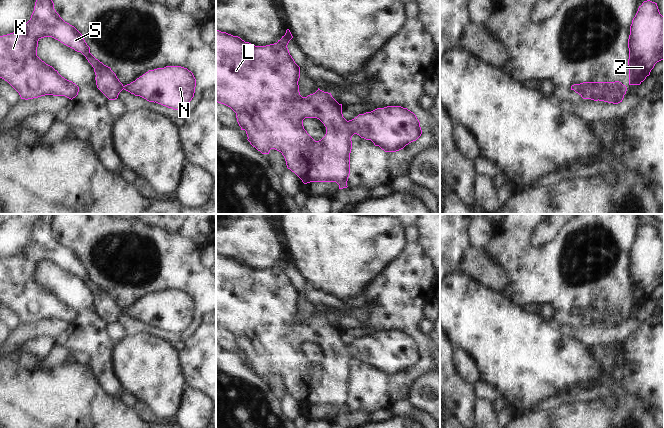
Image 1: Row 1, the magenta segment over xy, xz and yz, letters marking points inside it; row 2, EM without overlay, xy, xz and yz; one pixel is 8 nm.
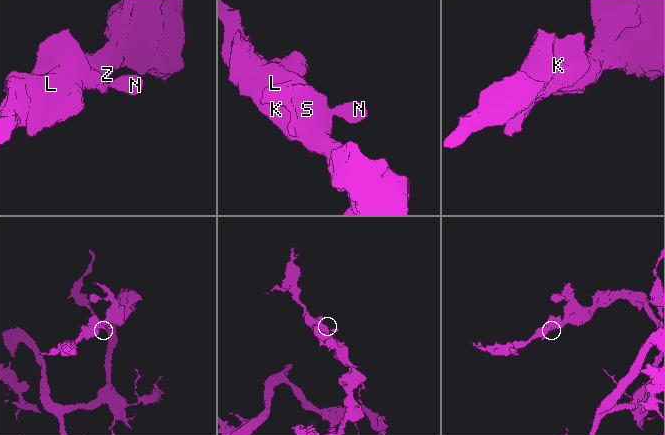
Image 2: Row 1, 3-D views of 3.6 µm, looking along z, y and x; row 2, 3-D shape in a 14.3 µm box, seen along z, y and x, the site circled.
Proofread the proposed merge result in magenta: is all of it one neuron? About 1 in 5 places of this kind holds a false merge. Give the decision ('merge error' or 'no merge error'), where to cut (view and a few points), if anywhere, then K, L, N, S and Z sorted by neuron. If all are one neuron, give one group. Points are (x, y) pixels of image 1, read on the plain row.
no merge error; no cut; K L N S Z

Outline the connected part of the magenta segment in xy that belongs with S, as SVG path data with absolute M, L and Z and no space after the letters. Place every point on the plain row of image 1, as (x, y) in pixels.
M42 217L36 224L30 244L18 255L0 260L0 302L7 305L20 319L21 323L33 323L45 319L65 320L73 323L78 319L79 311L62 301L57 294L37 280L38 265L52 261L64 269L81 276L92 289L97 312L109 323L115 324L124 313L149 326L156 326L174 334L181 334L194 321L196 303L191 295L181 290L166 290L149 294L130 308L123 309L110 291L104 289L90 277L90 271L82 258L65 246L54 233L51 220Z

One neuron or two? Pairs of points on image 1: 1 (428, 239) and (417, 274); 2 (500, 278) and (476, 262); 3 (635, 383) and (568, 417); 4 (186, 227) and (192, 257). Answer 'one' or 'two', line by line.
1: two
2: one
3: two
4: two

